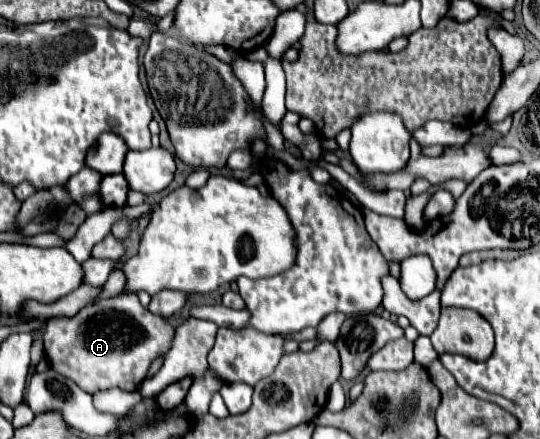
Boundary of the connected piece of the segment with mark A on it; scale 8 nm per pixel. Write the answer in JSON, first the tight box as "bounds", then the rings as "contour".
{"bounds":[43,294,173,392],"contour":[[[121,294],[83,308],[73,318],[51,318],[45,324],[43,348],[49,366],[77,382],[85,392],[121,388],[135,392],[147,376],[153,360],[165,358],[171,348],[173,326],[141,306],[135,294]]]}

